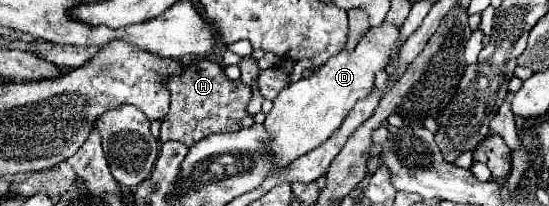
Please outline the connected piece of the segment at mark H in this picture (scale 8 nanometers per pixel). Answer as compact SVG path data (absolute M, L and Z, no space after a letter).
M210 59L192 63L180 75L166 79L164 85L170 91L172 103L160 127L160 141L180 141L186 147L192 147L212 133L240 131L254 125L254 117L246 111L246 105L252 99L252 89L240 79L230 81L222 67Z

